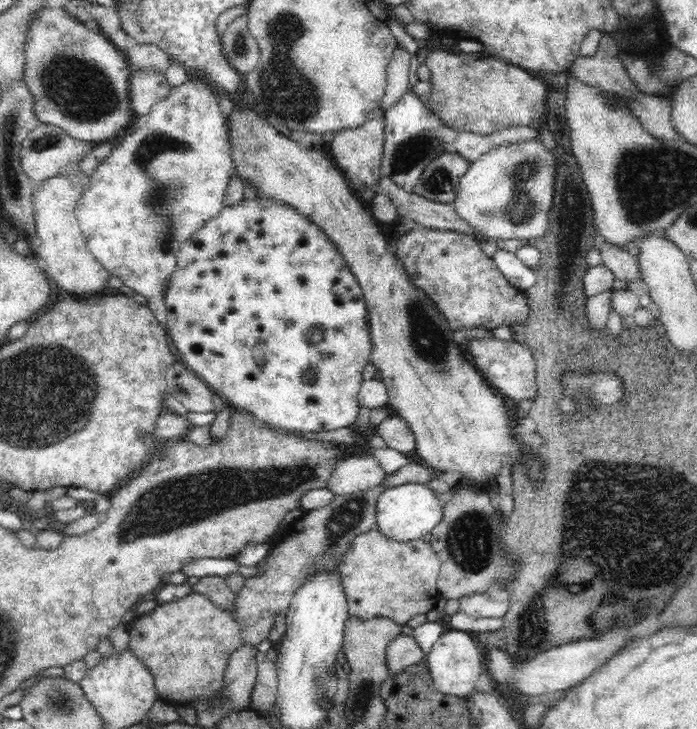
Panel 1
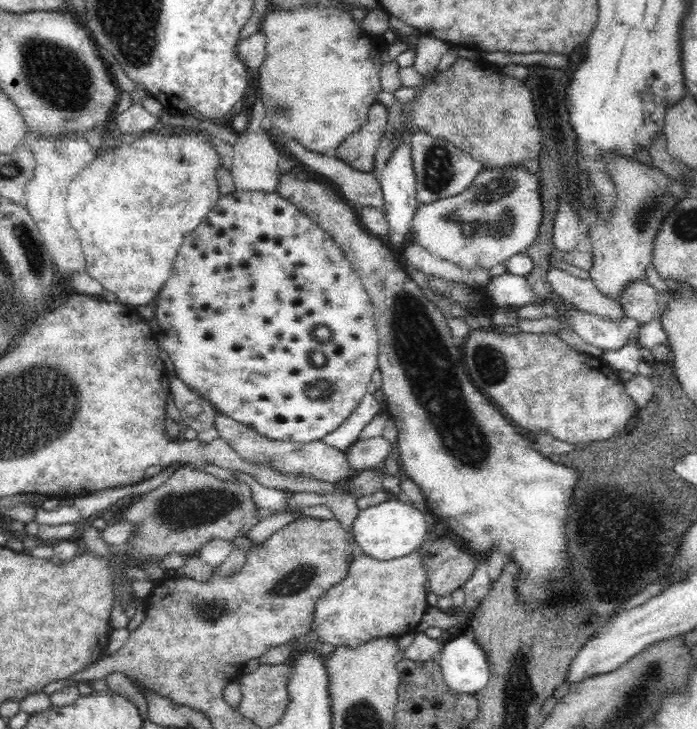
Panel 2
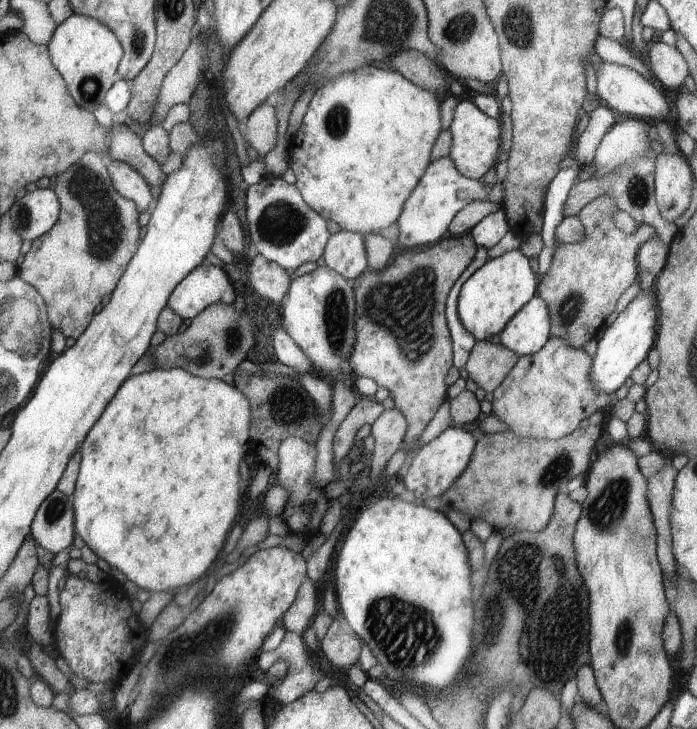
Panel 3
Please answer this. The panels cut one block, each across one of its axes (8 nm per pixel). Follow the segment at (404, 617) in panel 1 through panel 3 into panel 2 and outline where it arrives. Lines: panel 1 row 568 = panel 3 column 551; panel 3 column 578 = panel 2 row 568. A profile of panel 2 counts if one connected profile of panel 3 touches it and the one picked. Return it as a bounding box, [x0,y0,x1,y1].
[309,551,430,651]

